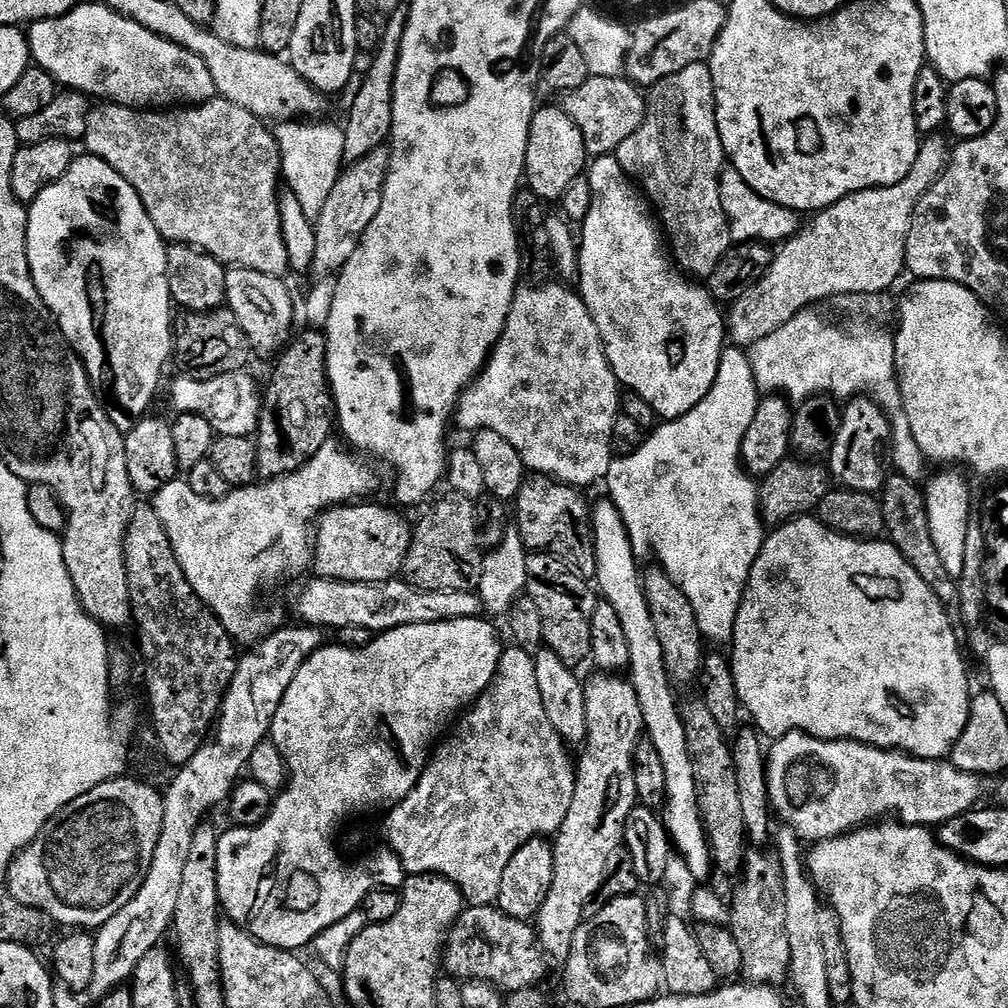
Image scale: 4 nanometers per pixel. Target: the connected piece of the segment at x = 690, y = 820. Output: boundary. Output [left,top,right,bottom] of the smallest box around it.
[644,696,714,880]

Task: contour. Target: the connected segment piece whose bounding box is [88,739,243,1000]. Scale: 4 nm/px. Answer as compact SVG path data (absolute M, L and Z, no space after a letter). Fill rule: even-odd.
M212 739L203 743L194 756L175 771L174 780L164 792L158 840L148 872L136 894L120 910L113 911L95 935L94 976L88 991L89 997L94 997L94 1000L104 999L112 990L125 985L133 977L138 962L144 960L159 945L157 943L166 930L171 929L194 830L205 821L208 812L229 799L243 775L240 769L232 768L224 784L212 784L212 780L216 780L216 776L224 776L224 772L216 772L216 760L212 760L208 746L216 748L216 743Z

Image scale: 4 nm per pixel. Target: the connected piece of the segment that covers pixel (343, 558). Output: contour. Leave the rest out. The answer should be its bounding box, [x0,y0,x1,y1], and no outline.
[314,502,413,582]

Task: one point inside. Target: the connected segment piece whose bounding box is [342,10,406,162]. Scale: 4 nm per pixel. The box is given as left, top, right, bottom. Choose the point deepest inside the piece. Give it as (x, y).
(369, 126)

